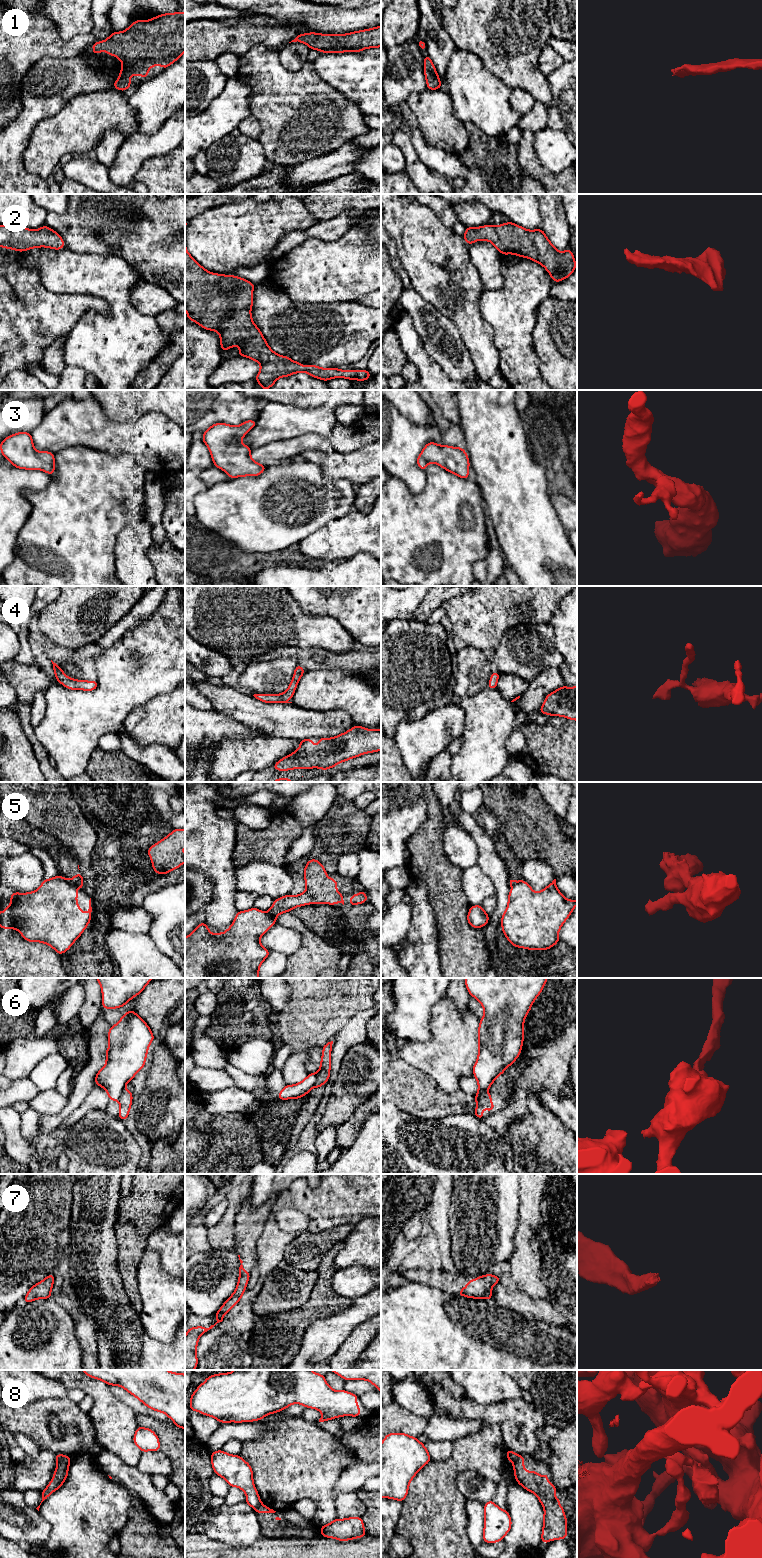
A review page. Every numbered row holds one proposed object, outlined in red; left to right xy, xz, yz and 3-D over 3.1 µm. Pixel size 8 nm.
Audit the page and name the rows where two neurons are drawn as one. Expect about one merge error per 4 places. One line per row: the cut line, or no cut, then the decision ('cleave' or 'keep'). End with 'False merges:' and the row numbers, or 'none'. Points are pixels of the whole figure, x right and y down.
1: cut none; keep
2: cut none; keep
3: cut none; keep
4: cut none; keep
5: cut xy (67, 880), (74, 887); cleave
6: cut xy (124, 1089), (118, 1100); cleave
7: cut none; keep
8: cut xz (261, 1503), (254, 1507); cleave
False merges: 5, 6, 8

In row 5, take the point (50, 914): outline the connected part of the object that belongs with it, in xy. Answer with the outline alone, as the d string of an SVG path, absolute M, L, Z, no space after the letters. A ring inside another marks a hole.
M58 875L44 879L40 887L29 893L12 892L11 904L0 912L0 927L17 929L28 942L42 942L51 946L59 955L71 948L91 921L91 898L86 914L77 904L77 889L67 879Z

